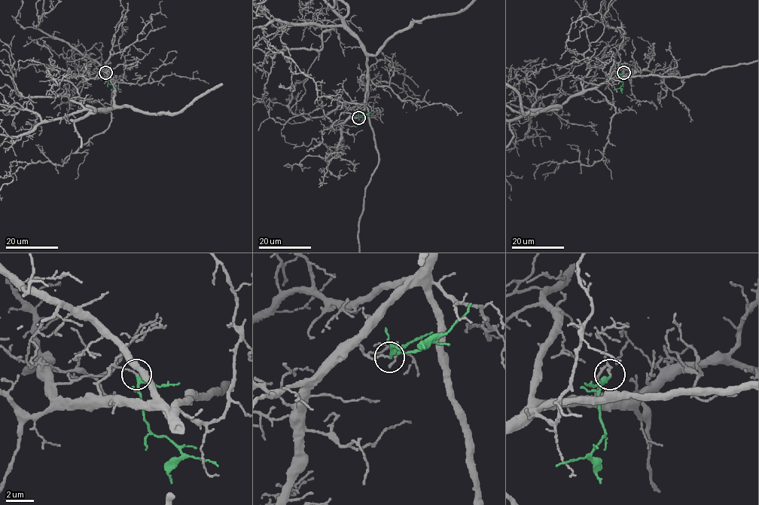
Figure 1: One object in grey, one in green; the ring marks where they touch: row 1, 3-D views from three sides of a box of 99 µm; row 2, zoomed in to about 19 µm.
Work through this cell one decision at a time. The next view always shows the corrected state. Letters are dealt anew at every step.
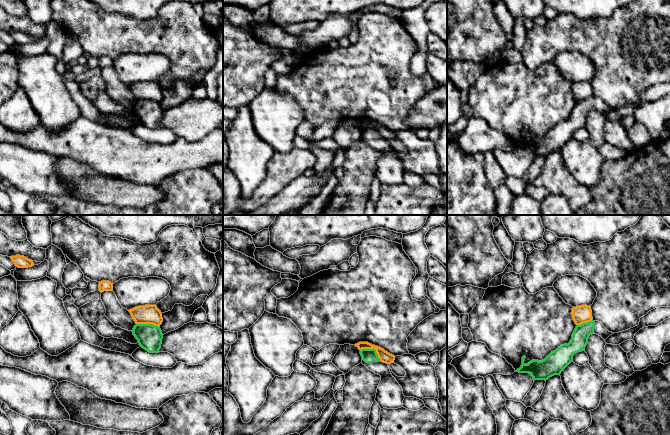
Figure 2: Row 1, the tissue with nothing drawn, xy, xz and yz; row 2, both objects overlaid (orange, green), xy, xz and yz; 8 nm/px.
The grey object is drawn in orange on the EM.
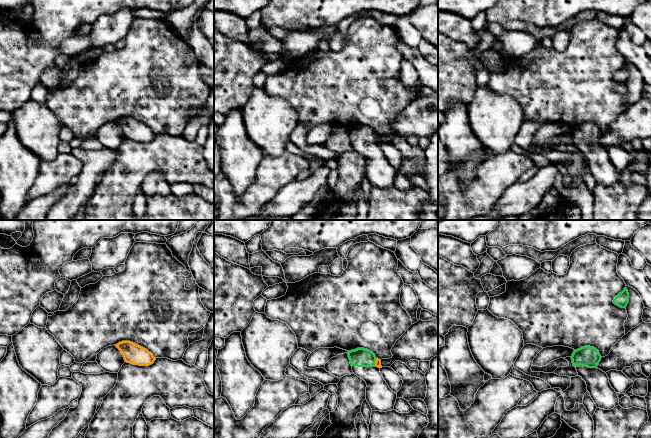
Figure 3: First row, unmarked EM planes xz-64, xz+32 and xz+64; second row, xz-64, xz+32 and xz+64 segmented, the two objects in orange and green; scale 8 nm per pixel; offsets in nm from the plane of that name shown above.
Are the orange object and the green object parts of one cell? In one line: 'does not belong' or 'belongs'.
does not belong

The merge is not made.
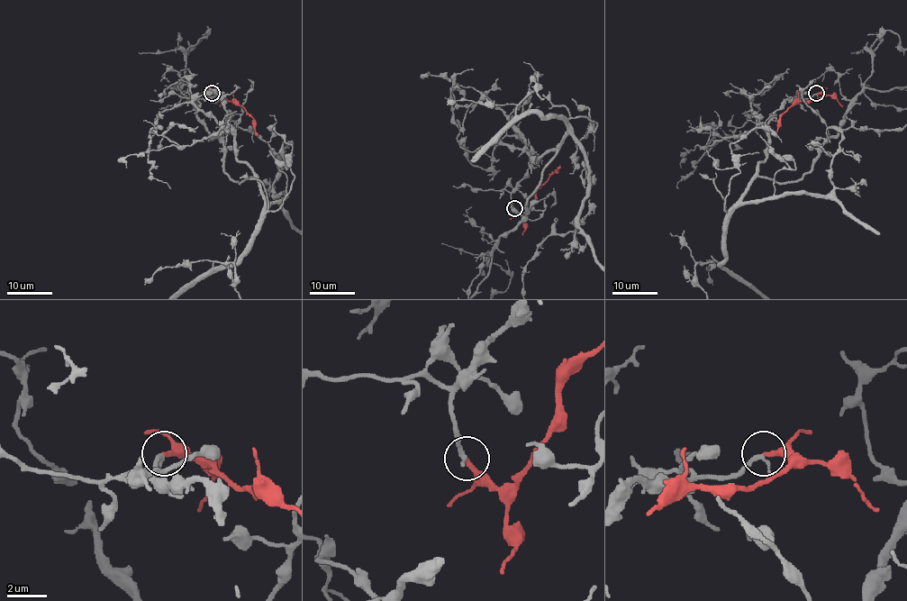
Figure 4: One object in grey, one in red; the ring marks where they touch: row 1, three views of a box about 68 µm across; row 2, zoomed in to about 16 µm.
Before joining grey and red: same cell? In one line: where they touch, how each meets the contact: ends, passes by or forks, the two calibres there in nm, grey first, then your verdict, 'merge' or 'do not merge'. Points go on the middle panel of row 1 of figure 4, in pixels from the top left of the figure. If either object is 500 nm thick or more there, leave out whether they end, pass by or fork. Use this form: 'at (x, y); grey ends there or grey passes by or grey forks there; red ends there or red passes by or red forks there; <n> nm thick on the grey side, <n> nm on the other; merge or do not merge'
at (514, 208); grey ends there; red ends there; 260 nm thick on the grey side, 240 nm on the other; merge

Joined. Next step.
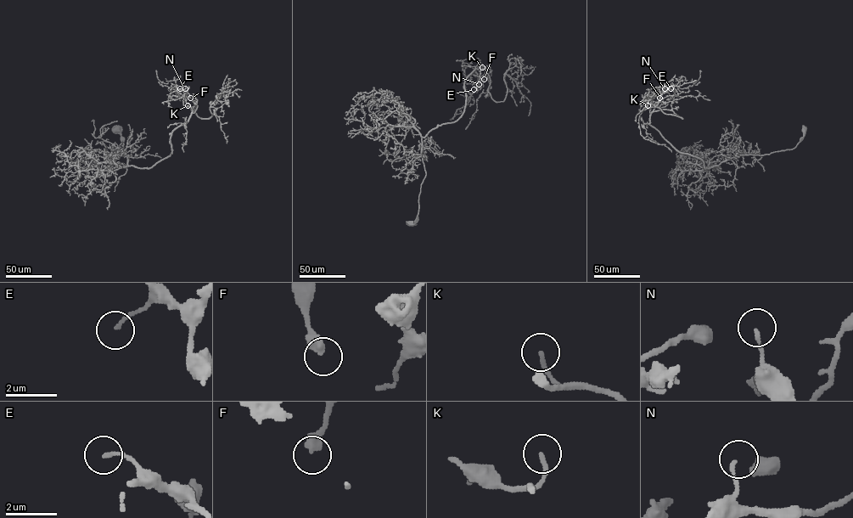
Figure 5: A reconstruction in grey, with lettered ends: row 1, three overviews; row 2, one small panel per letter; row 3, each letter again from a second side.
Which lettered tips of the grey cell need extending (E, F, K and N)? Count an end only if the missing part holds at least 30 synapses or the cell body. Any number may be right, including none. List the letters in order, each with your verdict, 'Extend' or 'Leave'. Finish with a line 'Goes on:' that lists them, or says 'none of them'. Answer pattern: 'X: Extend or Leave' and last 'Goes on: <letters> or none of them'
E: Leave
F: Leave
K: Extend
N: Leave
Goes on: K

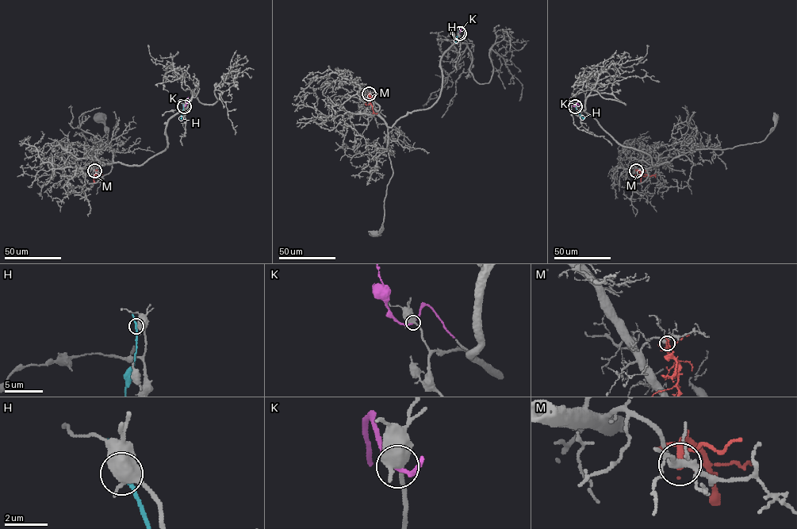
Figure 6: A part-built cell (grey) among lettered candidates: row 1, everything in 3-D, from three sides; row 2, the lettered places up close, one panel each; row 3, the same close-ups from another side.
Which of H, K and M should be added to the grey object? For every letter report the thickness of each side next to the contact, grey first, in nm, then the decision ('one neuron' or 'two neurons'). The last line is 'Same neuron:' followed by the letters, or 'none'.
H: 480 nm thick on the grey side, 190 nm on the other; two neurons
K: 400 nm thick on the grey side, 170 nm on the other; one neuron
M: 320 nm thick on the grey side, 240 nm on the other; two neurons
Same neuron: K

